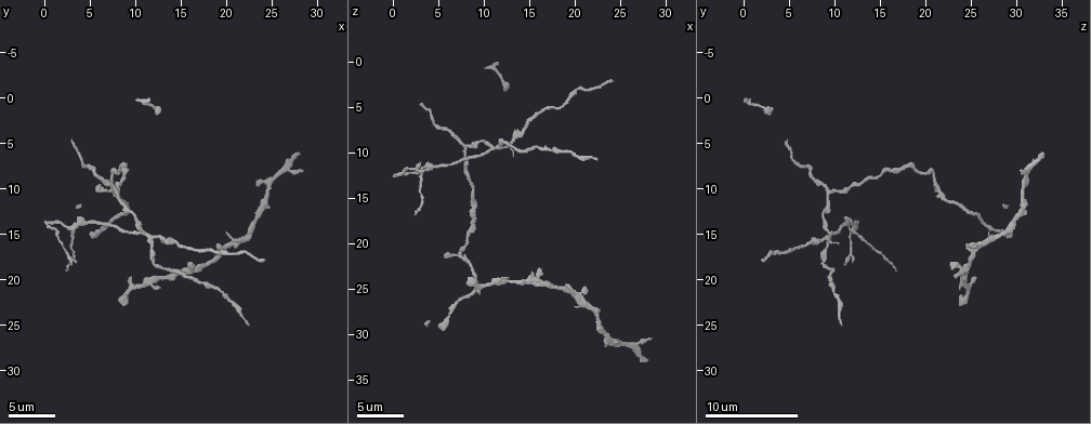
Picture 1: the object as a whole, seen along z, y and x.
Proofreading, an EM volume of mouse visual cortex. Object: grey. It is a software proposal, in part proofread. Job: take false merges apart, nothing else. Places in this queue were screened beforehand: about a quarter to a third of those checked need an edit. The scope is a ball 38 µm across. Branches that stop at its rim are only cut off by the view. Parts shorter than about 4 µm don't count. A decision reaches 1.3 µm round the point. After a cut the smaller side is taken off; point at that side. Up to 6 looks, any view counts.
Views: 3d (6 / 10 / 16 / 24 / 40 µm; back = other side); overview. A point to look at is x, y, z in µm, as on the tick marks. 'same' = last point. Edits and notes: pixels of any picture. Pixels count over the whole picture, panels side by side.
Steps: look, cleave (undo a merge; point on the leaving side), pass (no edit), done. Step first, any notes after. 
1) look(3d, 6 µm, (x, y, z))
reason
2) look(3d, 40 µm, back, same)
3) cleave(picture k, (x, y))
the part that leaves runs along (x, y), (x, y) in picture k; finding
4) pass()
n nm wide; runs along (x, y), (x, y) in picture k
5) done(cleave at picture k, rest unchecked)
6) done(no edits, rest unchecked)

look(3d, 16 µm, (8.0, 10.2, 9.2))
three arms meet

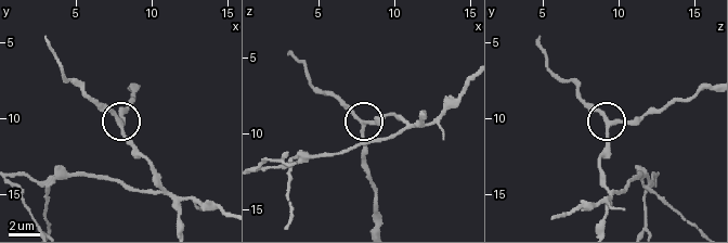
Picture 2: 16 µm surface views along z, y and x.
look(3d, 16 µm, back, (7.8, 10.2, 9.2))

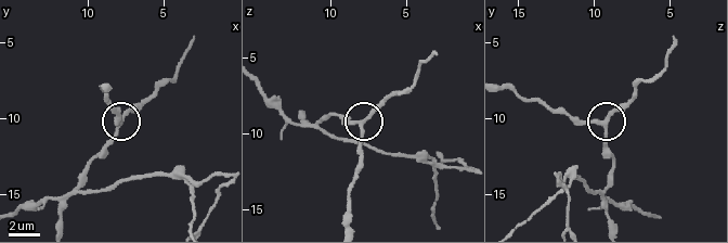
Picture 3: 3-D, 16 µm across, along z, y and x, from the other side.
pass()
230 nm wide; runs along (348, 225), (348, 189), (360, 158), (360, 127), (386, 98) in picture 3; one neuron here

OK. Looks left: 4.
look(3d, 6 µm, (11.2, 14.8, 9.4))
arms part here

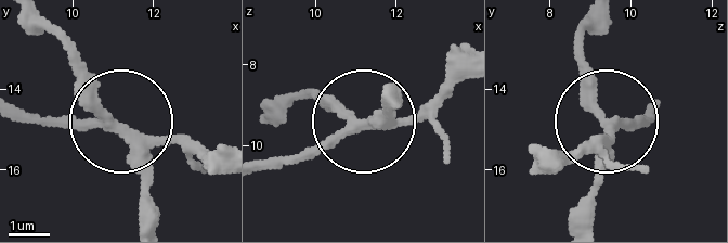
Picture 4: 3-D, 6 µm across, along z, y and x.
look(3d, 6 µm, back, (10.95, 14.90, 9.55))
other side

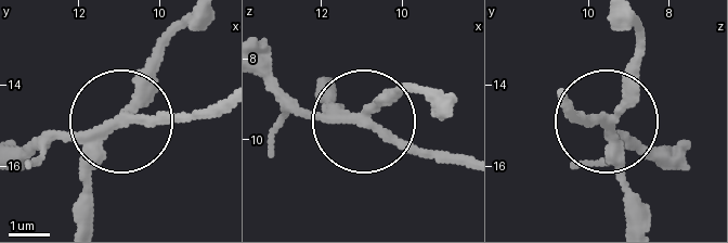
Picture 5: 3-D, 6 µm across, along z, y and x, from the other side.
cleave(picture 5, (157, 116))
240 nm wide; a second neuron is stuck on

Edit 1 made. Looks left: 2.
look(overview)

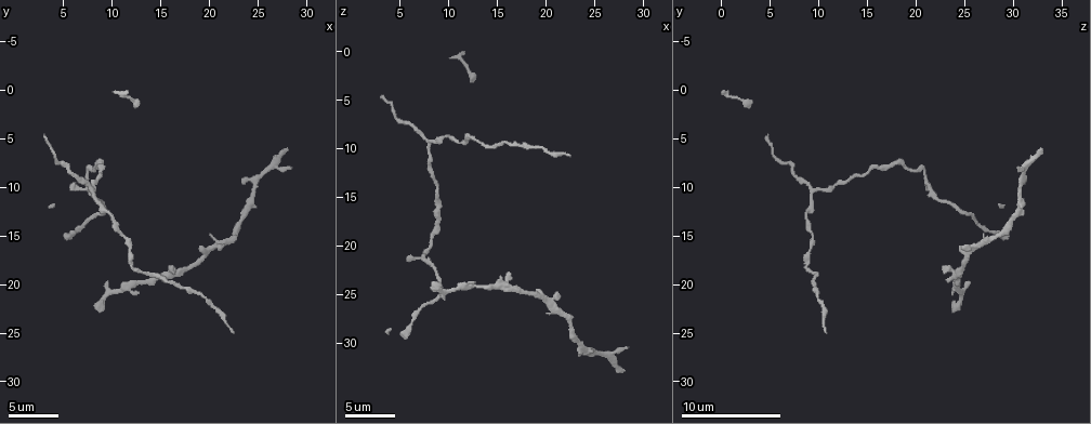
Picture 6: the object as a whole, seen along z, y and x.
look(3d, 16 µm, (9.0, 7.8, 15.4))
thick turns thin

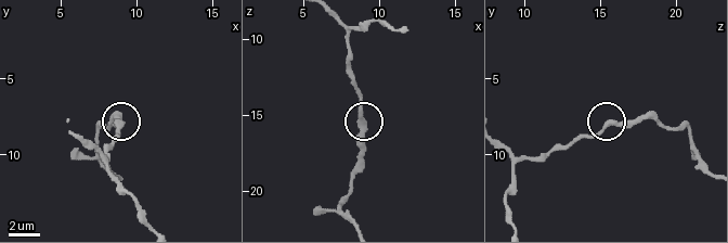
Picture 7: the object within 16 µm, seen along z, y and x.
pass()
320 nm wide; all the same neuron

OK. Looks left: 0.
done(cleave at picture 5, rest unchecked)

